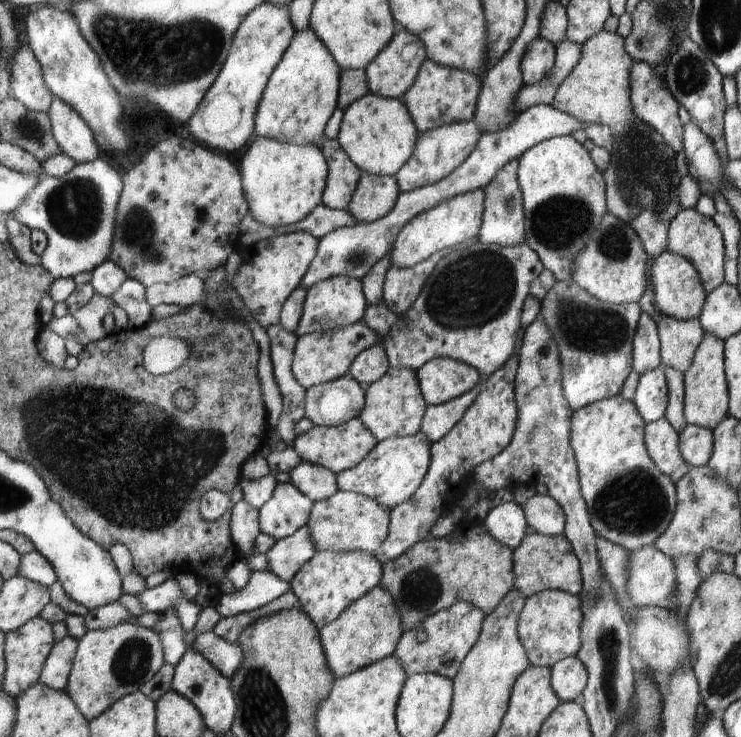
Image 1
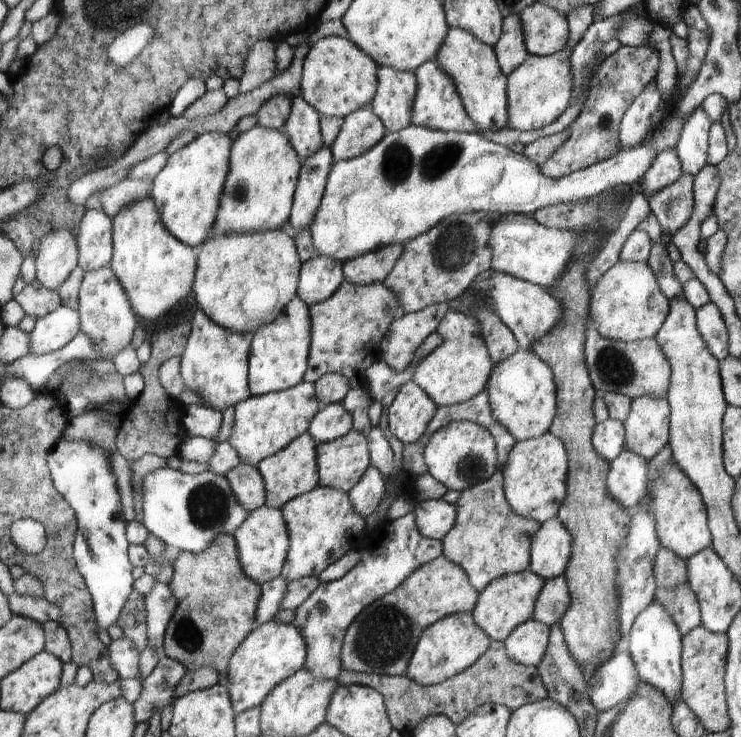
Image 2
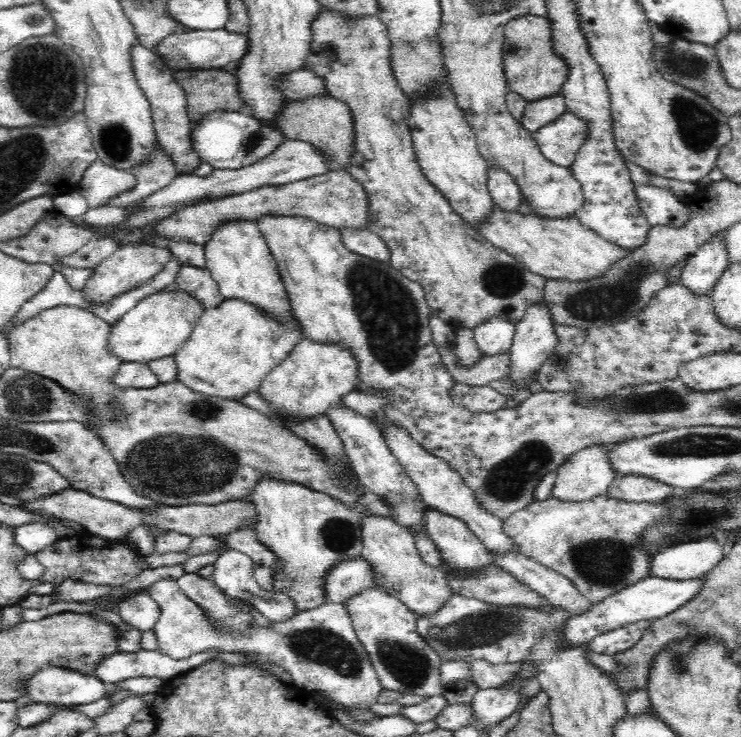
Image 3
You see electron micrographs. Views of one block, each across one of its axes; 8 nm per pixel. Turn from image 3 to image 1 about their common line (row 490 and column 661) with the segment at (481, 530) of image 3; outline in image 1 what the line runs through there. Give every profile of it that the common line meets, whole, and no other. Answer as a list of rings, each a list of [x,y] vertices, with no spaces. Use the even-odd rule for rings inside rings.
[[[665,418],[644,426],[644,444],[653,464],[669,476],[671,482],[677,482],[687,472],[687,465],[679,453],[679,436]]]

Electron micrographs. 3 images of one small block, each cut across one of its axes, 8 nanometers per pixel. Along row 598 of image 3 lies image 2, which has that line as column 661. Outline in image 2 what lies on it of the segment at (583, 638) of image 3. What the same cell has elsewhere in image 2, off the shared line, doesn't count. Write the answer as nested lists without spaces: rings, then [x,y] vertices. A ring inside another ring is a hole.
[[[655,601],[649,602],[640,613],[637,613],[628,640],[627,653],[640,680],[660,690],[661,694],[668,698],[671,706],[677,699],[681,699],[680,640],[681,636],[668,612],[665,612],[661,603]]]

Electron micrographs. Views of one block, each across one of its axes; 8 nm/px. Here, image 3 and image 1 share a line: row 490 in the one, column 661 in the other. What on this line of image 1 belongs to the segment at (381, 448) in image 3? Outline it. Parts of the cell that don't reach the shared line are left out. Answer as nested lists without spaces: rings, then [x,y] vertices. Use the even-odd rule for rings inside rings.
[[[659,366],[654,370],[649,370],[641,375],[637,382],[632,402],[646,424],[659,420],[665,414],[668,395],[663,369]]]

